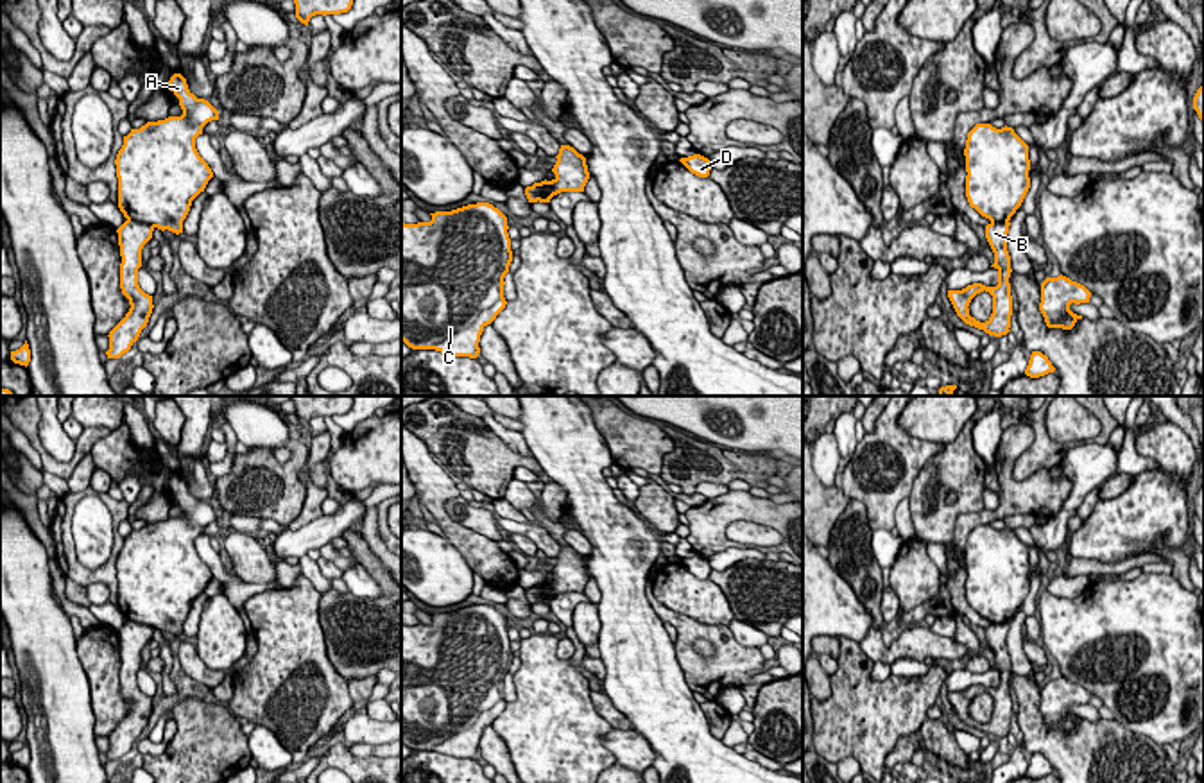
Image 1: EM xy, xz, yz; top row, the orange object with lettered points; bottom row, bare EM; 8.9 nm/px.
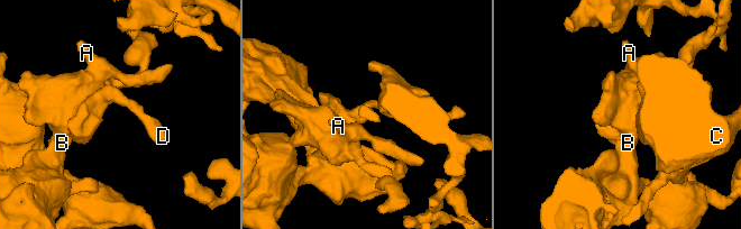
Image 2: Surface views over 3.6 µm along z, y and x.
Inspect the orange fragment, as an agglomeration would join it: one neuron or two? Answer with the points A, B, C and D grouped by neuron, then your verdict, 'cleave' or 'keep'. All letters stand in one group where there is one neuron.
A C D / B | cleave

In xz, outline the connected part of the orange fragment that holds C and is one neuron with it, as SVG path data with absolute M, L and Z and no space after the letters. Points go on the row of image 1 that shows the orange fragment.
M489 202L430 213L430 222L401 222L401 340L477 358L484 328L505 308L503 278L512 262L507 217Z

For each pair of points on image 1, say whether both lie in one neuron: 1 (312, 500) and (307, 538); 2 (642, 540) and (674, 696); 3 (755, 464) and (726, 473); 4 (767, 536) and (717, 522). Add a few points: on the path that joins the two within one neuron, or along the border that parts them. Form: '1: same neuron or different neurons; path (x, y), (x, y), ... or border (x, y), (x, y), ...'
1: different neurons; border (323, 515), (298, 529), (289, 529)
2: same neuron; path (631, 579), (631, 638), (638, 656)
3: same neuron; path (748, 466), (733, 466)
4: different neurons; border (771, 529), (751, 522), (733, 522), (724, 533)

